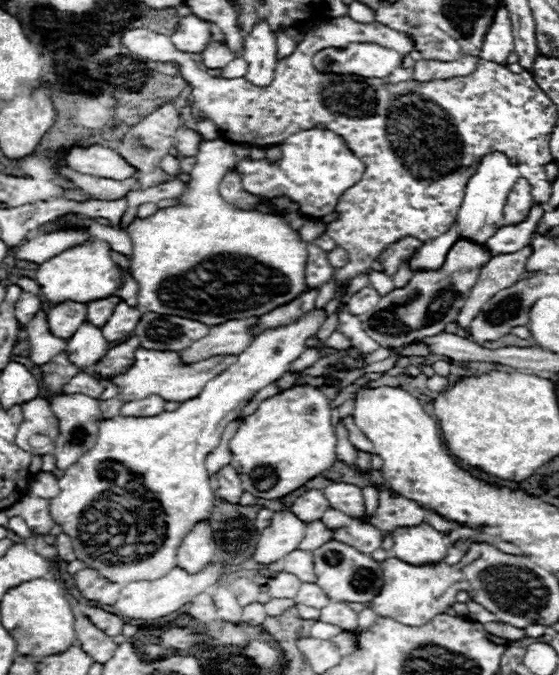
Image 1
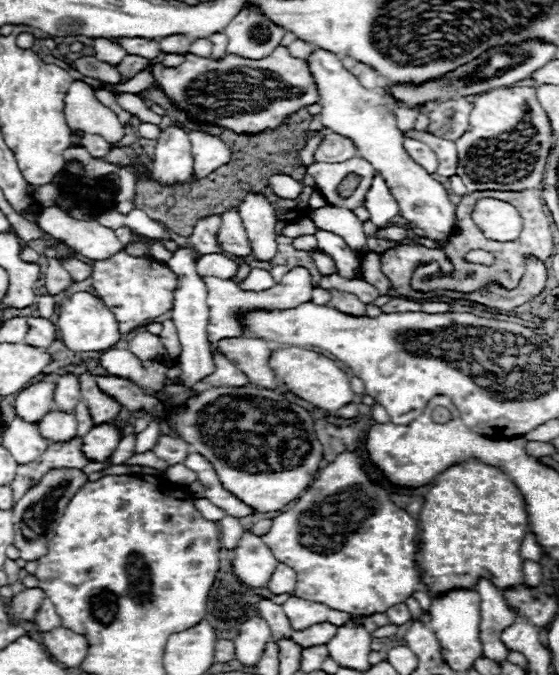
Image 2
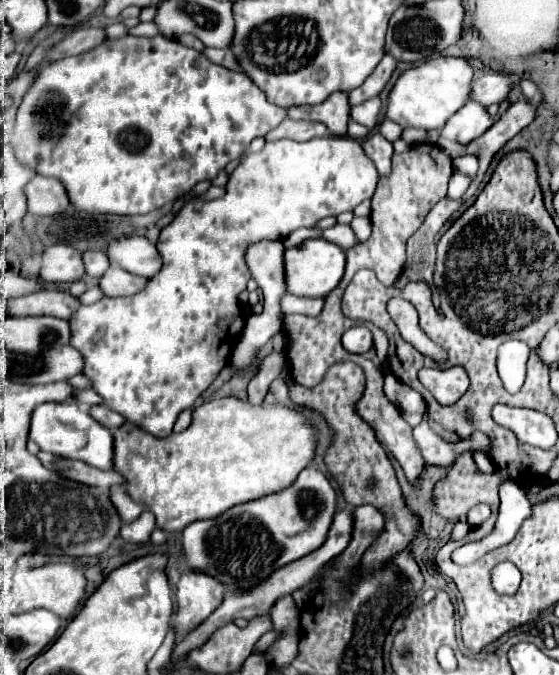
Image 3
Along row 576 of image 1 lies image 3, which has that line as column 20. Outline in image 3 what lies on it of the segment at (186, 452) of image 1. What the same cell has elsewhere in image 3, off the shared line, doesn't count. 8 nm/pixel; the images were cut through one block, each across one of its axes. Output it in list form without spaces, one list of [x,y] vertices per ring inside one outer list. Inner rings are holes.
[[[156,36],[156,38],[116,38],[106,40],[96,50],[90,50],[88,54],[80,54],[74,58],[64,58],[48,64],[24,96],[20,110],[22,114],[22,142],[18,142],[18,158],[32,166],[42,176],[60,178],[64,182],[64,188],[68,188],[68,196],[72,198],[72,206],[76,210],[84,210],[88,214],[148,214],[152,210],[162,208],[168,202],[174,202],[176,198],[188,194],[198,182],[202,180],[214,180],[216,174],[232,160],[240,158],[252,138],[266,136],[272,128],[276,128],[288,114],[284,108],[268,102],[266,94],[244,74],[232,72],[224,66],[218,66],[210,62],[202,52],[196,52],[192,48],[182,46],[178,40]]]

